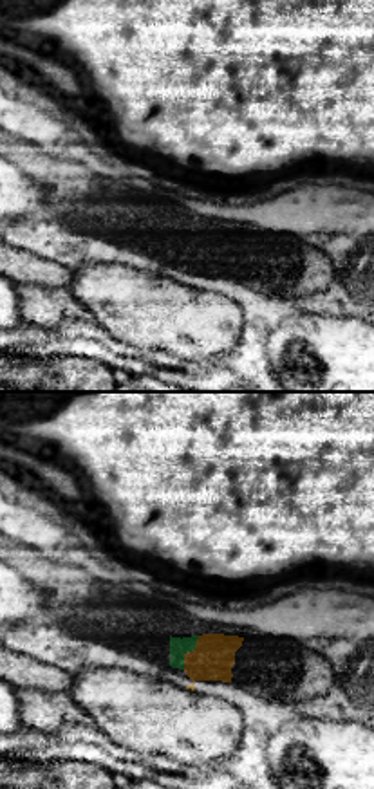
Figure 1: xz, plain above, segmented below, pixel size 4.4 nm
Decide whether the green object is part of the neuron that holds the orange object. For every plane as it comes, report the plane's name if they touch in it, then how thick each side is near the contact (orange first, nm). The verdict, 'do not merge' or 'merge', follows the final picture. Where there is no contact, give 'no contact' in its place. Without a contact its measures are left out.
meets orange in xz; 190 nm thick on the orange side, 80 nm on the other

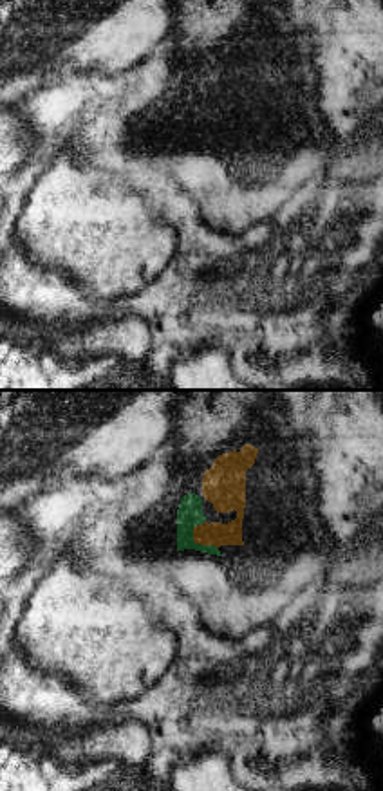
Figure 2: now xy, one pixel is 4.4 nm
meets orange in xy; 160 nm thick on the orange side, 110 nm on the other

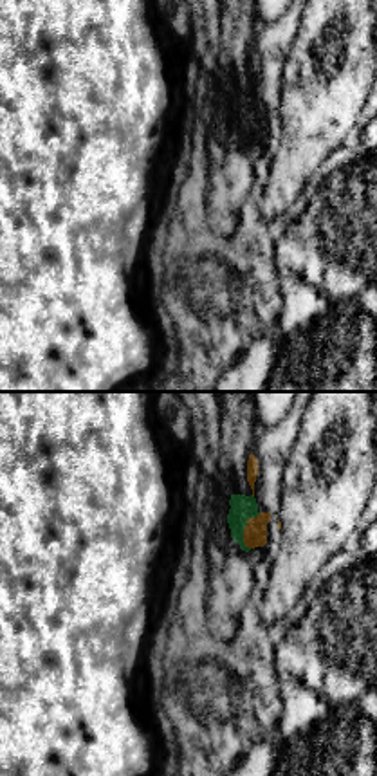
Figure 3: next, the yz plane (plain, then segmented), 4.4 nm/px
meets orange in yz; 110 nm thick on the orange side, 110 nm on the other

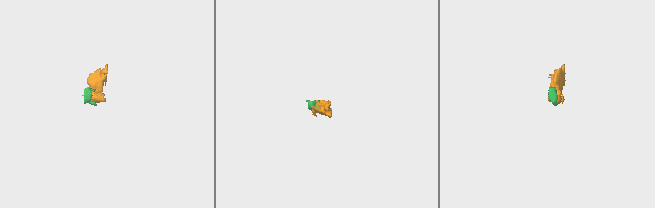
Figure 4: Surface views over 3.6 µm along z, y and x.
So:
merge

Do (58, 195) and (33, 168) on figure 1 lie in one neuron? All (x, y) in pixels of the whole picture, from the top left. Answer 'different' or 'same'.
same

